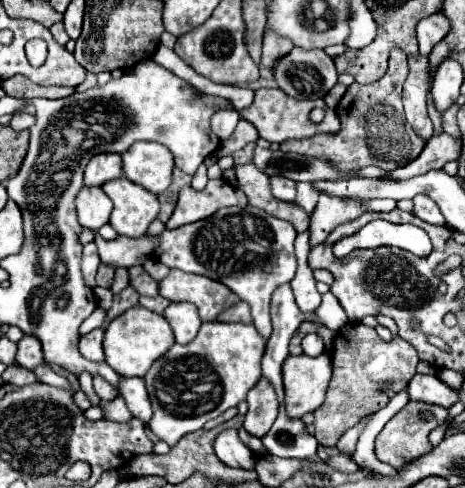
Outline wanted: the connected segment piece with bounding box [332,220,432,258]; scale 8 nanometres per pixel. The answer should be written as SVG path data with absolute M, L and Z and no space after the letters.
M374 220L354 236L342 238L338 244L334 244L332 251L336 257L343 258L356 248L378 246L398 246L416 256L426 256L432 250L430 238L422 228L412 224L390 224L384 220Z

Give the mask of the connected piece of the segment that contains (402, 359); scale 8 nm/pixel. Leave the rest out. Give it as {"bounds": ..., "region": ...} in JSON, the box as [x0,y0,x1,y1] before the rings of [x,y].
{"bounds":[314,322,418,446],"region":[[[360,322],[346,324],[334,342],[332,354],[332,382],[326,394],[326,402],[314,412],[316,420],[316,440],[324,446],[336,446],[338,438],[354,426],[364,414],[378,412],[384,408],[394,394],[398,394],[410,378],[416,374],[418,366],[416,350],[404,342],[402,338],[394,336],[390,342],[384,342],[374,328],[368,328]]]}

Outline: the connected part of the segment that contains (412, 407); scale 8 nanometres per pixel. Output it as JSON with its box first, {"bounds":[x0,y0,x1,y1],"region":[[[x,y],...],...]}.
{"bounds":[376,400,448,470],"region":[[[410,400],[394,418],[390,418],[386,422],[382,432],[378,434],[378,438],[376,438],[376,456],[378,456],[378,460],[394,466],[396,470],[402,470],[412,460],[418,460],[420,456],[430,452],[433,449],[429,440],[430,430],[436,428],[438,424],[442,424],[446,420],[446,414],[448,414],[446,408]]]}

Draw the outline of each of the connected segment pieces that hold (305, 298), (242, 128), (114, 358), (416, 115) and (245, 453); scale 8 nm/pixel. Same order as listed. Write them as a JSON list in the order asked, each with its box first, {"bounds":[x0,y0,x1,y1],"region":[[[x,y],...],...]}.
[{"bounds":[290,232,321,312],"region":[[[302,232],[296,238],[298,270],[290,282],[294,290],[295,301],[302,312],[314,312],[321,303],[321,294],[316,288],[313,270],[308,265],[308,252],[310,252],[308,232]]]},{"bounds":[214,118,258,158],"region":[[[242,118],[242,120],[238,122],[234,134],[232,134],[228,140],[224,140],[214,154],[216,154],[218,158],[220,158],[220,156],[228,156],[228,154],[234,154],[236,150],[242,150],[246,144],[252,144],[252,142],[256,142],[256,140],[258,140],[258,130],[254,130],[254,126]]]},{"bounds":[104,306,174,378],"region":[[[142,306],[126,310],[122,316],[114,318],[106,326],[106,336],[104,336],[104,356],[106,362],[124,378],[144,378],[150,366],[170,350],[174,344],[174,334],[170,324],[166,322],[164,316],[158,316]]]},{"bounds":[402,56,432,140],"region":[[[408,56],[410,64],[410,74],[404,82],[404,92],[402,92],[402,102],[404,102],[404,114],[408,124],[414,128],[414,132],[428,140],[432,136],[432,122],[426,112],[426,96],[430,90],[430,80],[428,80],[428,60],[426,56]]]},{"bounds":[214,430,258,470],"region":[[[226,430],[222,432],[216,442],[214,442],[214,450],[218,454],[218,458],[232,468],[242,468],[242,470],[254,470],[256,462],[258,462],[258,454],[252,452],[238,436],[238,430]]]}]

